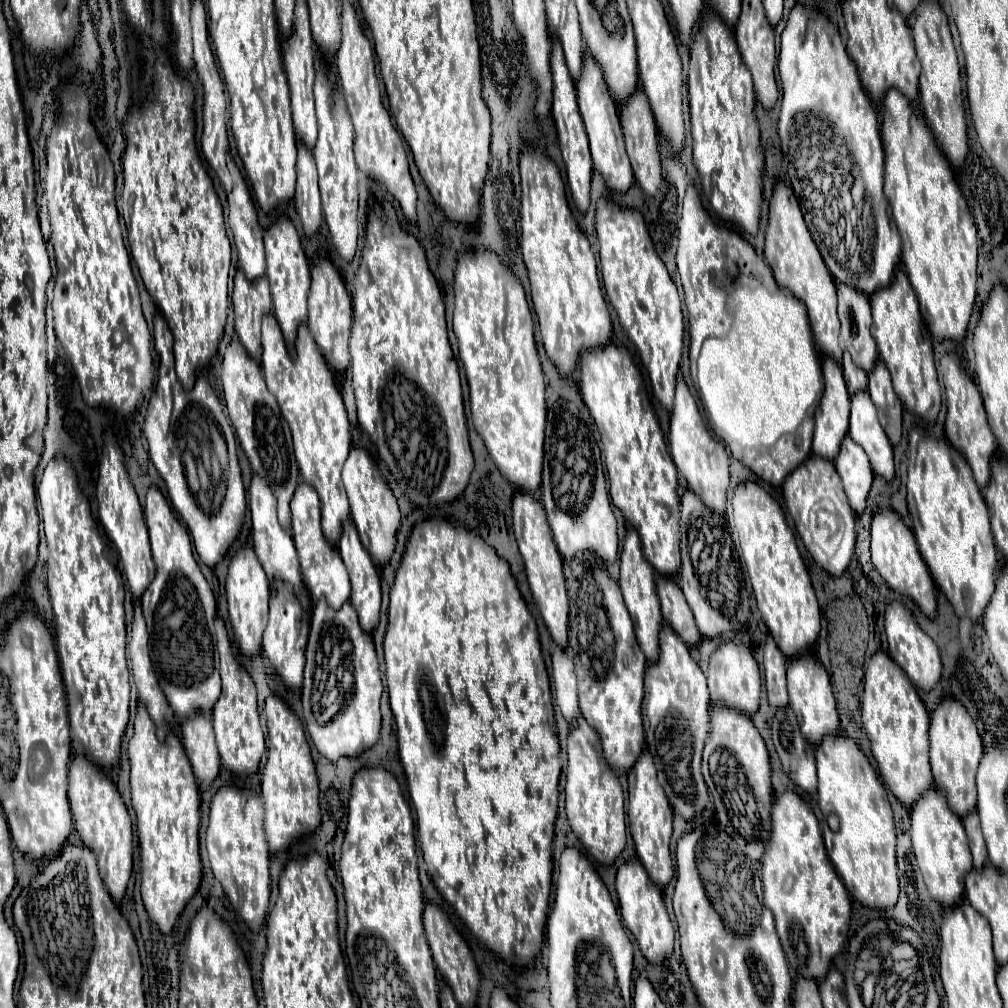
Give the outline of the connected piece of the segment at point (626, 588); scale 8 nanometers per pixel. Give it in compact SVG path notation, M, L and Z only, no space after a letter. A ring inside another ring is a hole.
M628 527L626 537L624 537L624 545L622 545L622 553L620 553L620 579L618 579L618 583L620 583L622 595L624 595L624 603L628 607L632 623L634 623L634 633L636 633L638 645L640 645L642 653L646 655L646 661L656 663L656 659L660 655L658 633L660 633L660 627L662 627L660 601L658 601L658 595L656 595L656 585L654 585L654 569L644 559L638 533L632 527Z

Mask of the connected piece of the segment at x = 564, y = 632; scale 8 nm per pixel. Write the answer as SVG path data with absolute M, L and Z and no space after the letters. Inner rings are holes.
M516 493L512 501L512 529L516 543L520 547L526 577L530 583L532 597L540 609L540 615L554 639L554 643L562 649L568 645L568 595L566 595L566 581L562 575L562 559L556 551L552 531L548 527L548 519L544 515L544 507L538 499L530 493Z

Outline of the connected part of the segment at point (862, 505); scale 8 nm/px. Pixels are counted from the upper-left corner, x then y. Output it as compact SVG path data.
M844 437L834 467L842 479L842 487L852 511L860 515L866 509L866 497L874 479L864 449L856 445L850 437Z

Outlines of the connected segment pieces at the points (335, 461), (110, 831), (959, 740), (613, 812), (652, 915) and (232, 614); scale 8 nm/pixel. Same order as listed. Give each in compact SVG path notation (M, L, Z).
M266 315L262 319L262 371L270 393L276 397L282 415L290 425L300 475L320 495L322 533L326 541L336 547L336 539L340 539L340 527L350 517L348 497L340 479L342 465L350 451L350 423L346 417L342 395L336 389L334 377L306 325L300 325L298 329L296 359L292 359L288 355L282 331L274 315Z
M84 755L74 757L70 763L70 787L68 799L72 807L74 827L82 843L96 855L100 877L118 905L126 893L126 885L132 873L132 819L126 811L126 805L114 787L114 783Z
M948 699L942 701L930 719L930 767L934 775L934 785L938 791L944 791L948 799L948 807L964 819L964 815L976 809L976 769L982 759L982 739L978 729L968 715L966 707L960 701Z
M578 717L568 735L568 769L564 791L566 791L566 815L574 835L600 865L612 865L626 845L624 795L618 777L604 763L596 731L588 727L584 717Z
M630 859L618 869L616 875L616 891L620 901L620 913L624 925L630 929L630 933L636 937L640 951L652 965L660 965L670 953L674 945L674 927L668 917L666 905L662 901L662 891L650 881L646 869L638 859Z
M248 544L238 555L232 557L228 567L228 577L226 577L226 601L228 601L230 625L232 625L238 649L246 657L254 657L260 653L262 631L268 623L268 597L270 597L270 587L268 587L266 573L260 561L256 559L252 545Z

